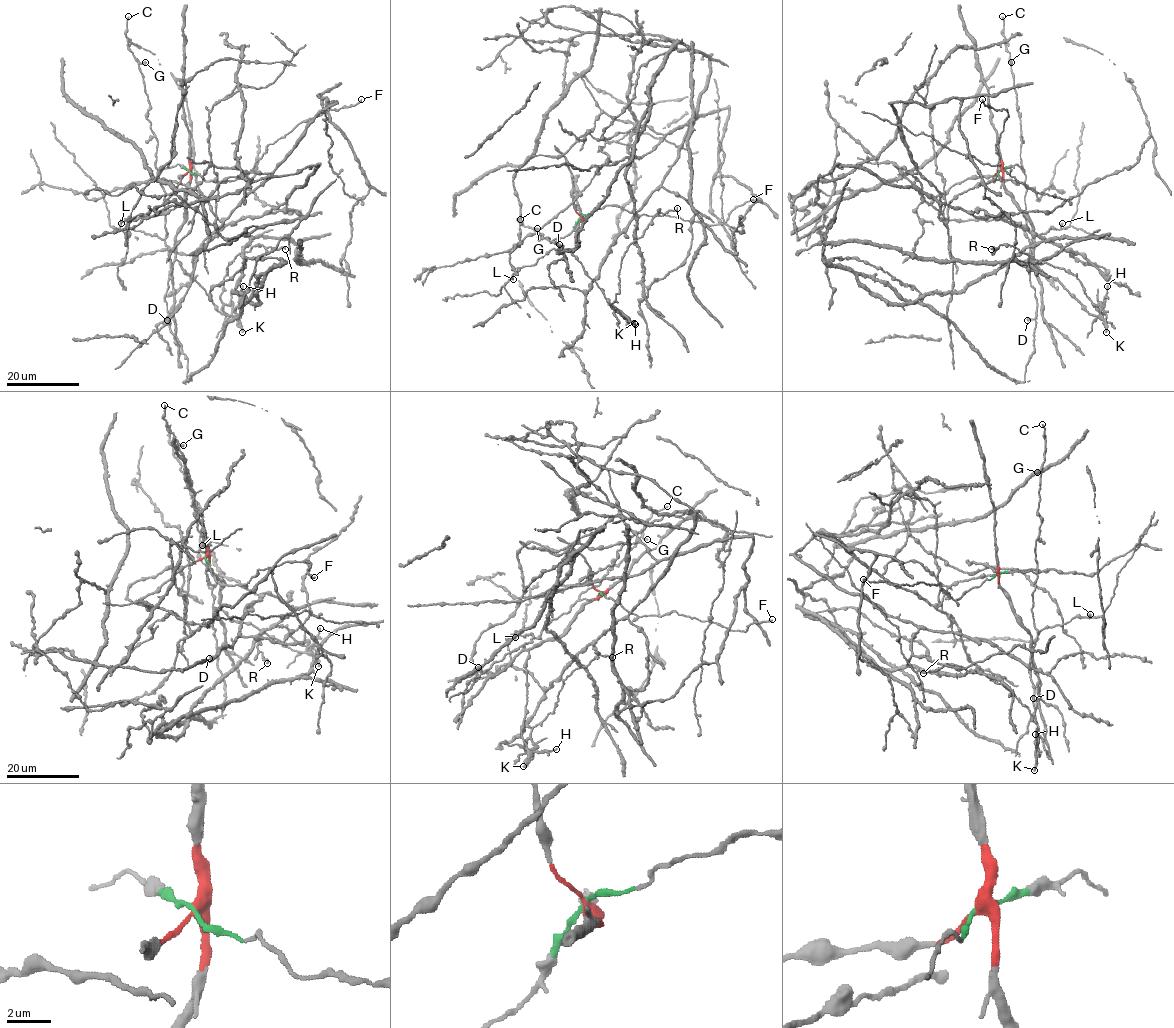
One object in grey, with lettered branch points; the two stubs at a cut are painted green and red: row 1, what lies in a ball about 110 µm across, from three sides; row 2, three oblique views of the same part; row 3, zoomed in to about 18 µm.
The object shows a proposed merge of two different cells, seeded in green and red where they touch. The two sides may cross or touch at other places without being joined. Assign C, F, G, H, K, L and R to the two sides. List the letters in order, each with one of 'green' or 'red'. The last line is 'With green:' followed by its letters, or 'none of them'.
C: green
F: green
G: green
H: red
K: red
L: green
R: red
With green: C, F, G, L

